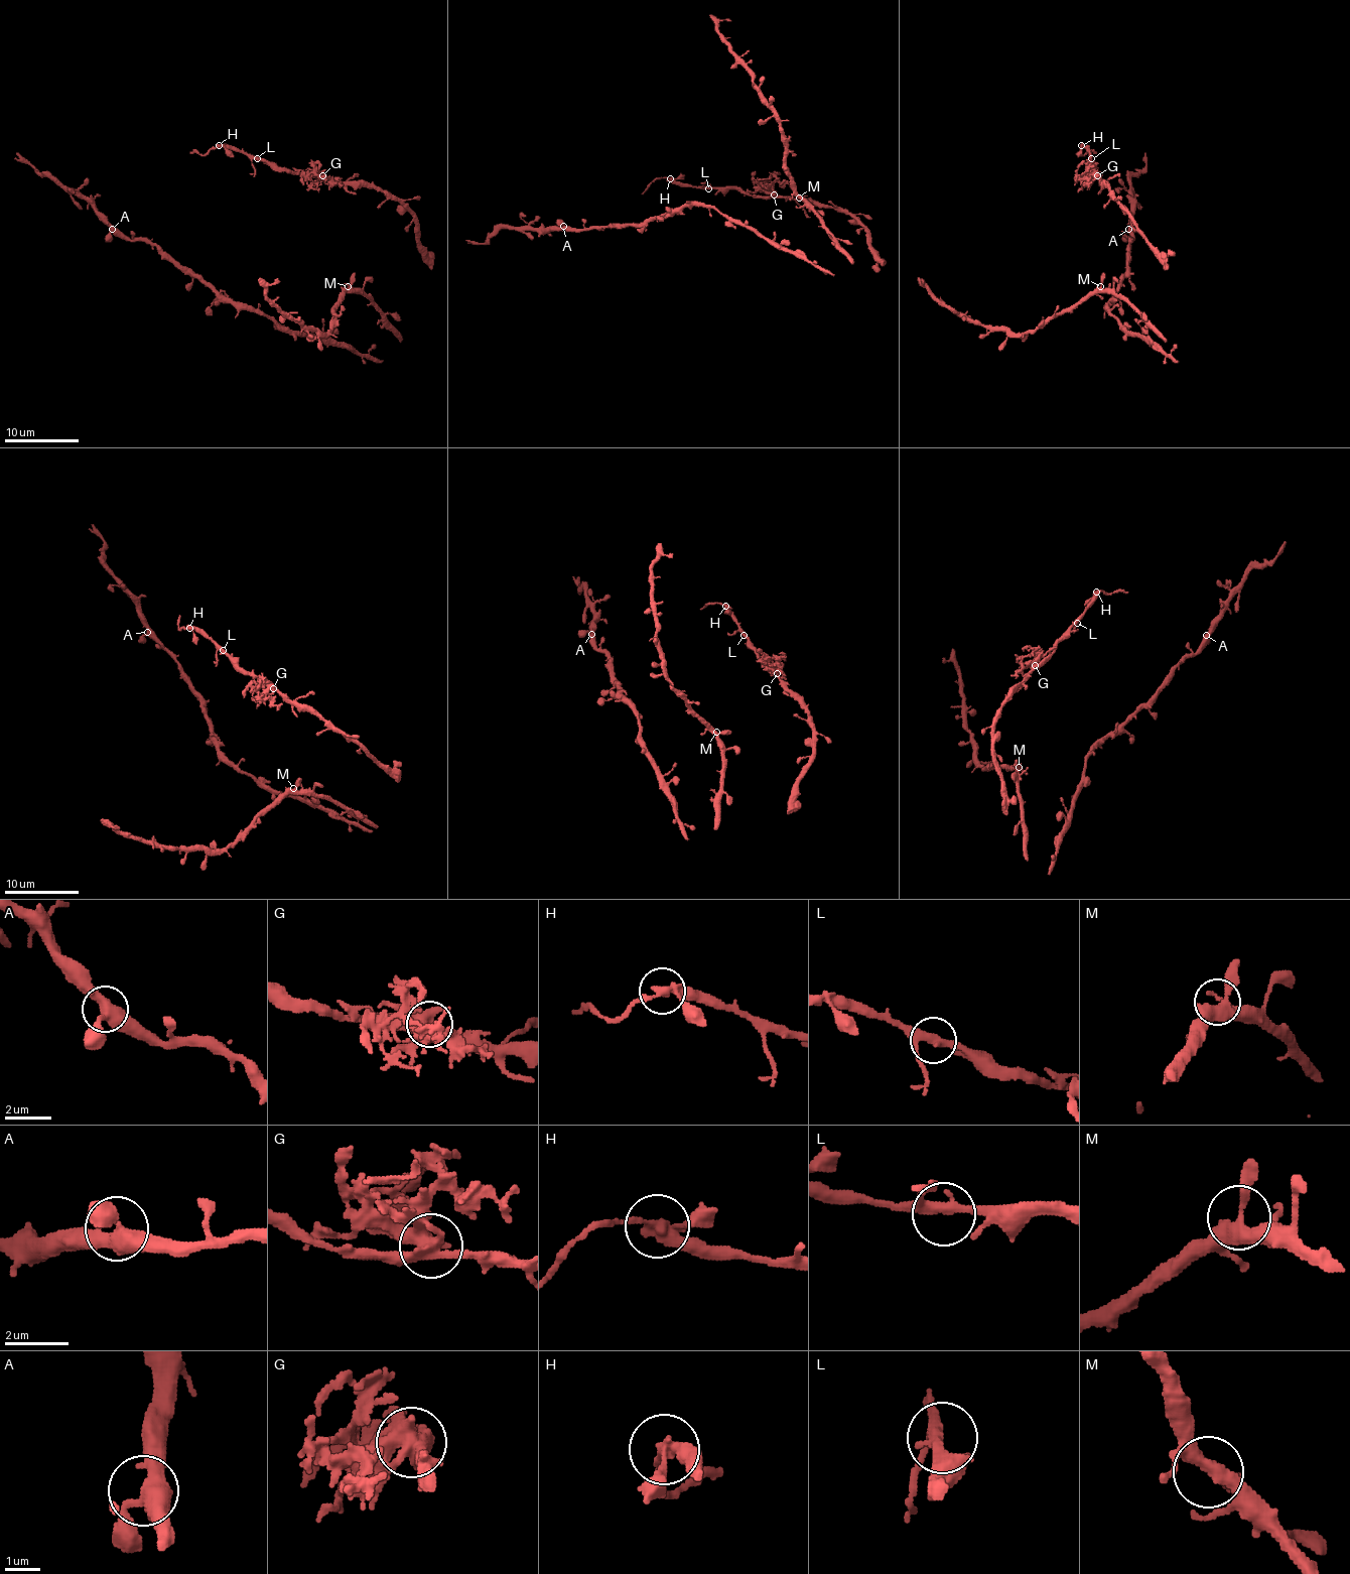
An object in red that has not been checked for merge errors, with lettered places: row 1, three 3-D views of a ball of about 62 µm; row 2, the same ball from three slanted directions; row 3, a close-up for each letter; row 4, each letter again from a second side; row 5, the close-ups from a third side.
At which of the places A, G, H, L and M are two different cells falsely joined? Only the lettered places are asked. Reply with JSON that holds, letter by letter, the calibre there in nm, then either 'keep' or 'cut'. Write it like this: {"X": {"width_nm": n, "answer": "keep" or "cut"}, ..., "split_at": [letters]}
{"A": {"width_nm": 400, "answer": "keep"}, "G": {"width_nm": 480, "answer": "cut"}, "H": {"width_nm": 280, "answer": "cut"}, "L": {"width_nm": 280, "answer": "keep"}, "M": {"width_nm": 380, "answer": "keep"}, "split_at": ["G", "H"]}

